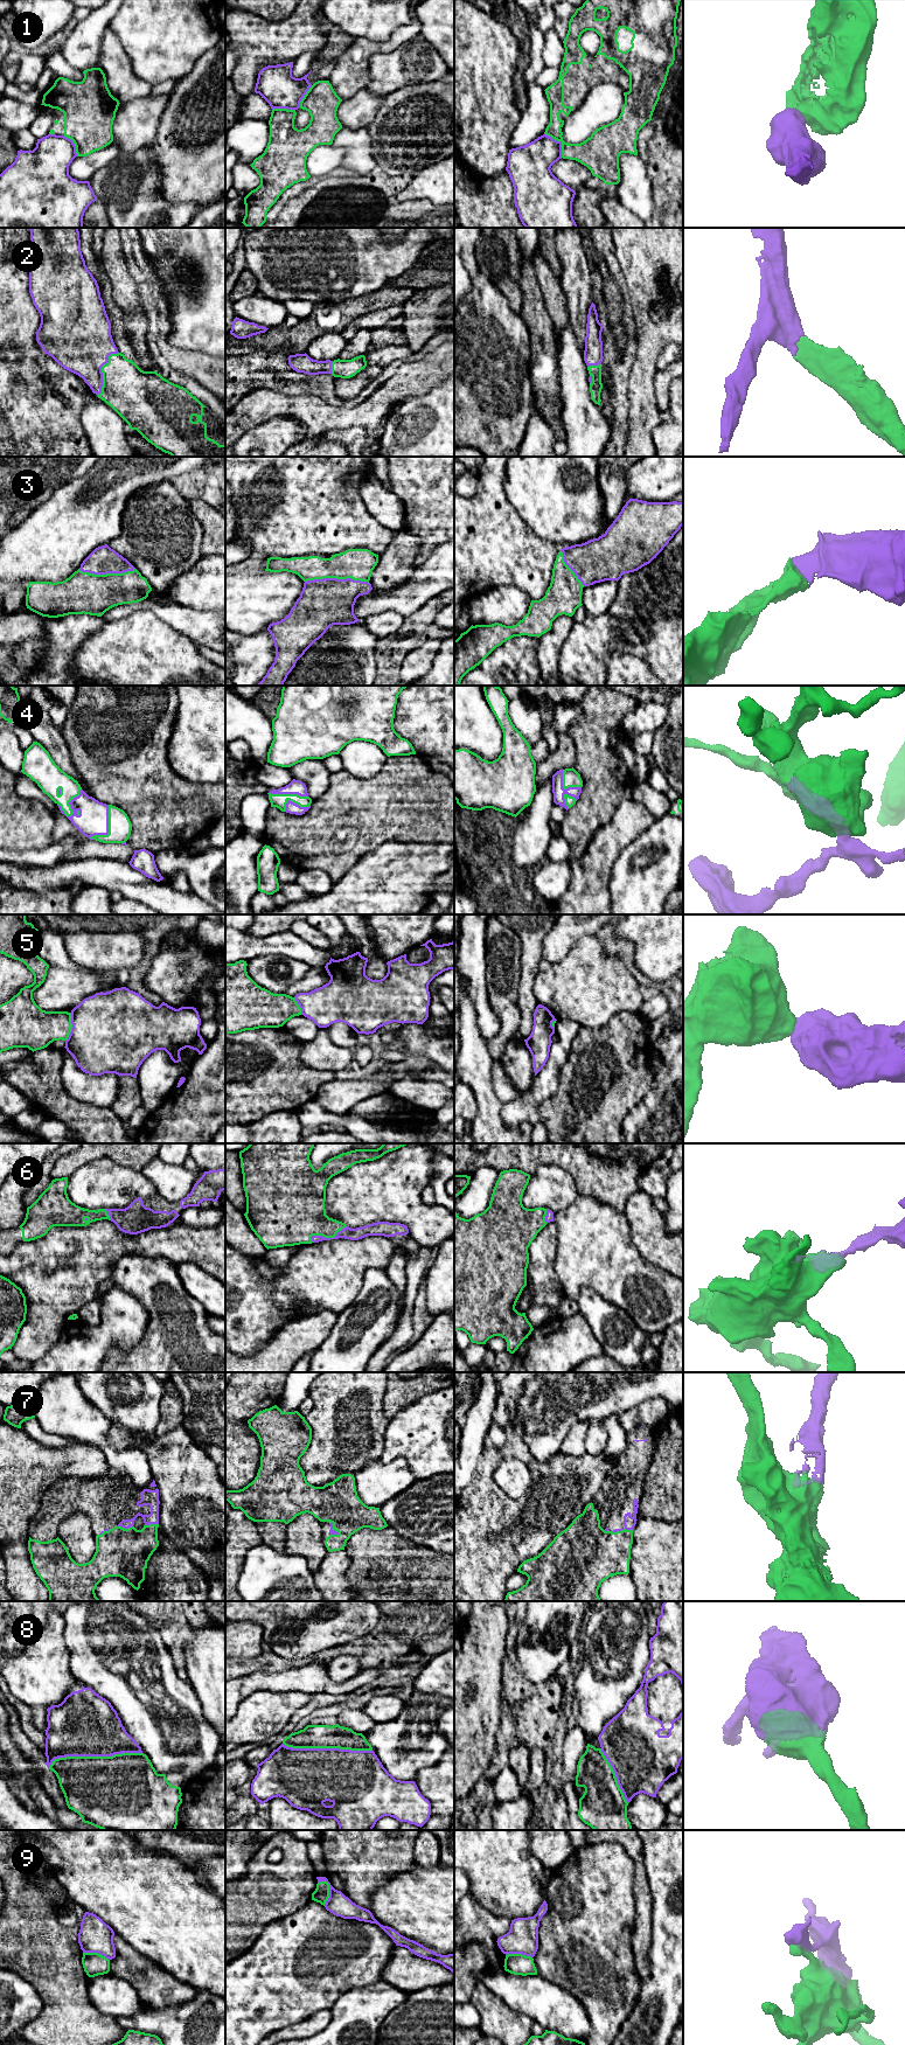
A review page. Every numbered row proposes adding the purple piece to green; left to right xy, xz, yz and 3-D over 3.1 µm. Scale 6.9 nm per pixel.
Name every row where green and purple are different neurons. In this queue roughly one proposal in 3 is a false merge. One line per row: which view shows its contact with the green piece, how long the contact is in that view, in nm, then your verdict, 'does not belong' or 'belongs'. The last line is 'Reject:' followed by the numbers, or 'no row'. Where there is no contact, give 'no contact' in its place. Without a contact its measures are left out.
1: meets green in yz; contact 200 nm long; does not belong
2: meets green in xy; contact 340 nm long; belongs
3: meets green in xz; contact 440 nm long; belongs
4: meets green in xy; contact 280 nm long; belongs
5: meets green in xy; contact 200 nm long; does not belong
6: meets green in xz; contact 280 nm long; belongs
7: meets green in yz; contact 150 nm long; belongs
8: meets green in xy; contact 650 nm long; belongs
9: meets green in xz; contact 180 nm long; does not belong
Reject: 1, 5, 9

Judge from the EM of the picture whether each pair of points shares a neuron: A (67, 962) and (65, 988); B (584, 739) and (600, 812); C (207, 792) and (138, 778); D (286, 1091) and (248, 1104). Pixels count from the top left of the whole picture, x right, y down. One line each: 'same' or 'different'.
A: different
B: same
C: same
D: same

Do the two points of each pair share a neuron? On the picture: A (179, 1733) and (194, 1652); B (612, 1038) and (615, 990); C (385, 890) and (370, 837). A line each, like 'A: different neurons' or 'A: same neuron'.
A: different neurons
B: different neurons
C: different neurons

